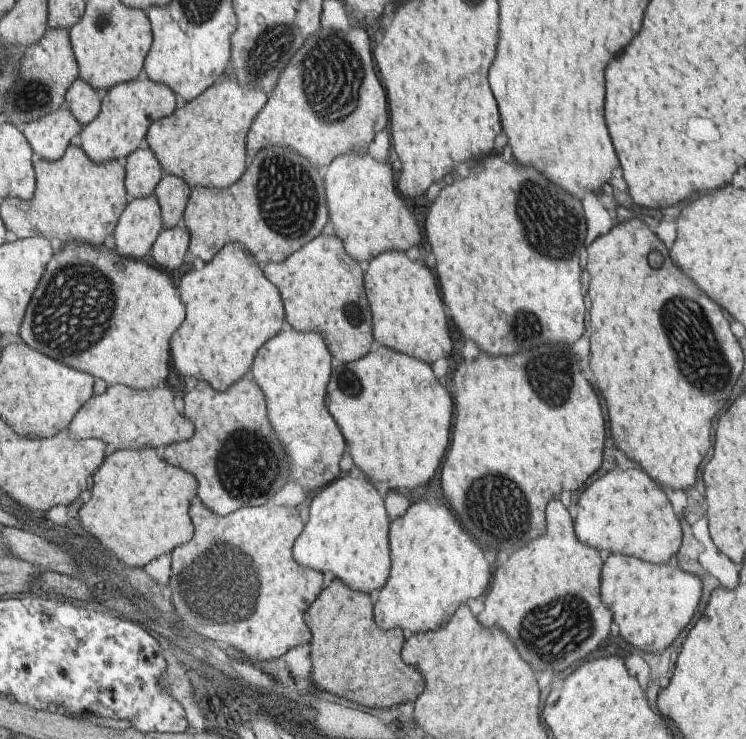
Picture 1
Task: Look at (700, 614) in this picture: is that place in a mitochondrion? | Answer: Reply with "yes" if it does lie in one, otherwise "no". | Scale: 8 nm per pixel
no

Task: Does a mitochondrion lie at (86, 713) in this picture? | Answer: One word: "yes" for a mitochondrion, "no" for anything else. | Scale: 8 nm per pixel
no

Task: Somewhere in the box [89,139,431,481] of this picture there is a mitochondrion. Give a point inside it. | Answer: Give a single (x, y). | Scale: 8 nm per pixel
(288, 195)

